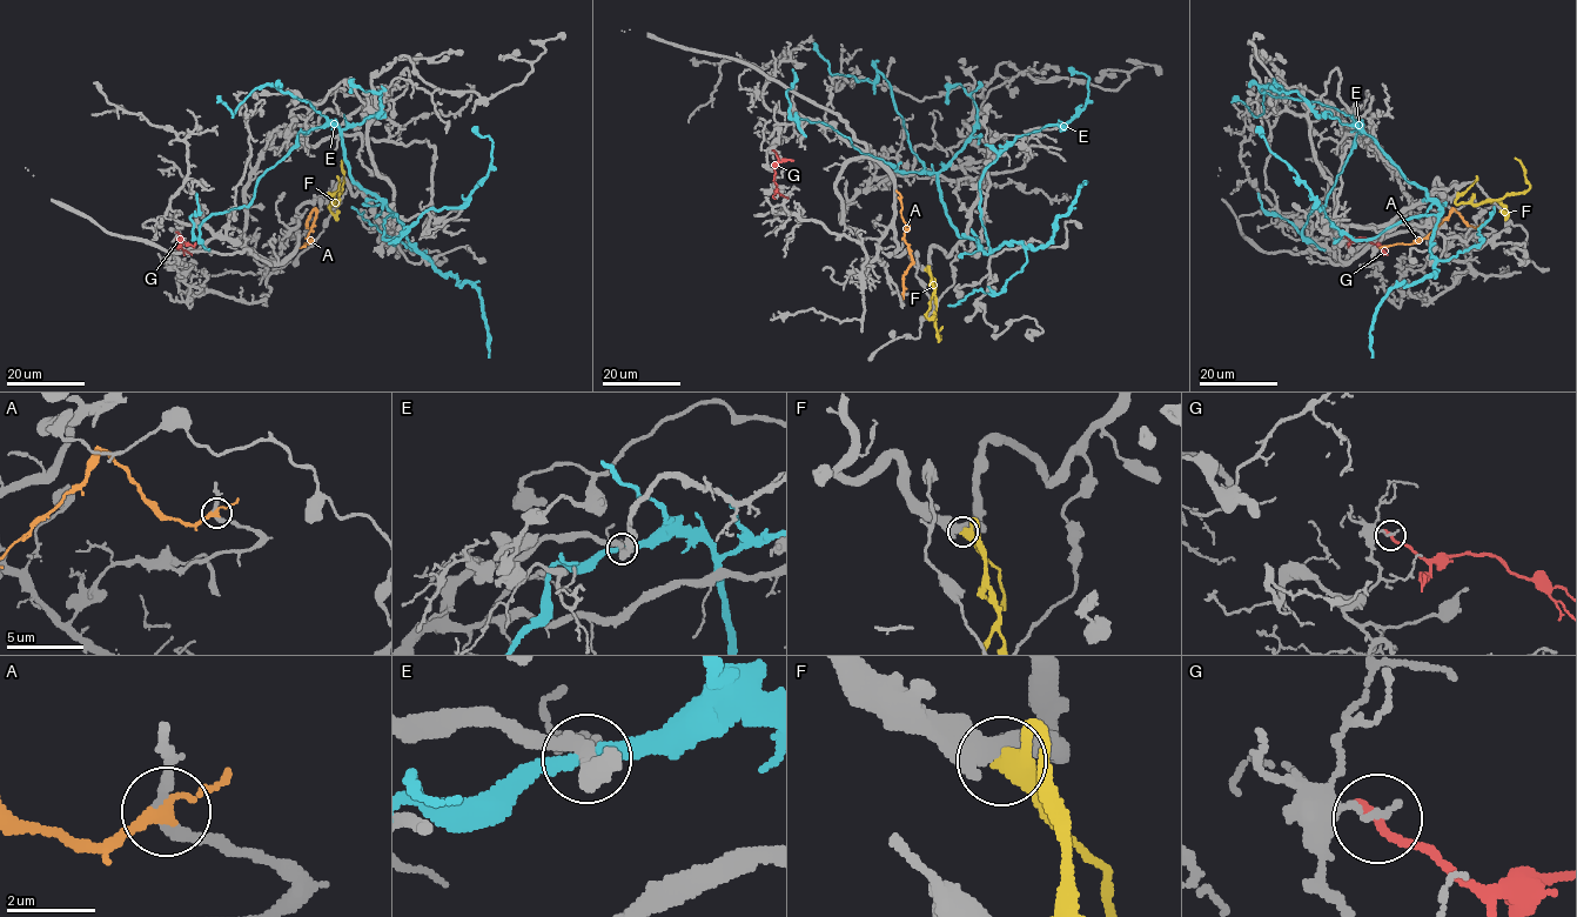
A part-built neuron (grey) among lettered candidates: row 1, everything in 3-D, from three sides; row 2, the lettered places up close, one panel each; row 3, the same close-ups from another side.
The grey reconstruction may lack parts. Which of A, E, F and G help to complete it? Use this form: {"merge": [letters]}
{"merge": []}

